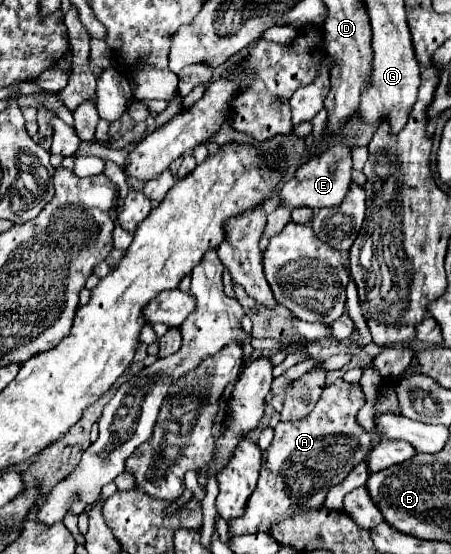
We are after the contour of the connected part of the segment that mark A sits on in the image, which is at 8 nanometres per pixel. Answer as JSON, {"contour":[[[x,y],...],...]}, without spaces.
{"contour":[[[336,379],[322,391],[316,407],[298,421],[280,421],[274,427],[274,441],[268,447],[268,465],[262,465],[258,485],[248,499],[246,513],[230,521],[230,535],[268,531],[272,525],[294,513],[322,509],[330,487],[342,483],[348,473],[364,461],[374,437],[356,421],[366,399],[358,383]]]}

